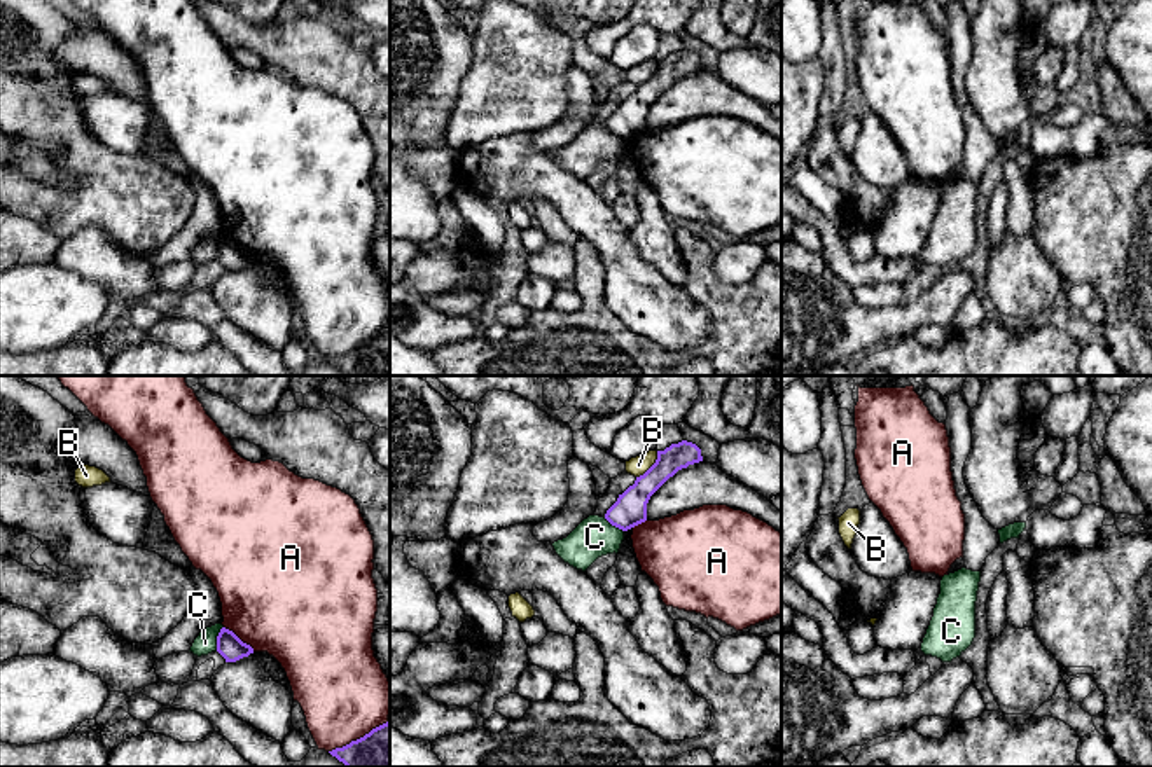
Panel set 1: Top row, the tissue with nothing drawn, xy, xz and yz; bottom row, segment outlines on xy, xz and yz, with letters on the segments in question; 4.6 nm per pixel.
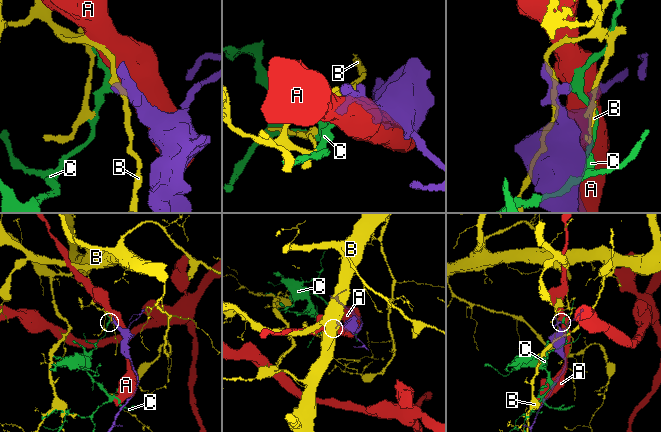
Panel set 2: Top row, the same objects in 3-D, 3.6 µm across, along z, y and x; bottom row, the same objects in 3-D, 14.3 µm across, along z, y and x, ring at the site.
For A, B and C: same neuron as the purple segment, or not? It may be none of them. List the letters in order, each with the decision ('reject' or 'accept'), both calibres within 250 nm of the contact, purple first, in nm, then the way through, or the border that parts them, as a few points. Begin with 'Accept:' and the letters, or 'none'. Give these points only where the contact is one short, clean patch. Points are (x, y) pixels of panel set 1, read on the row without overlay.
Accept: none
A: reject; calibres 360 and 400 nm
B: reject; calibres 150 and 90 nm
C: reject; calibres 110 and 100 nm; border xy (222, 234), (215, 259)

